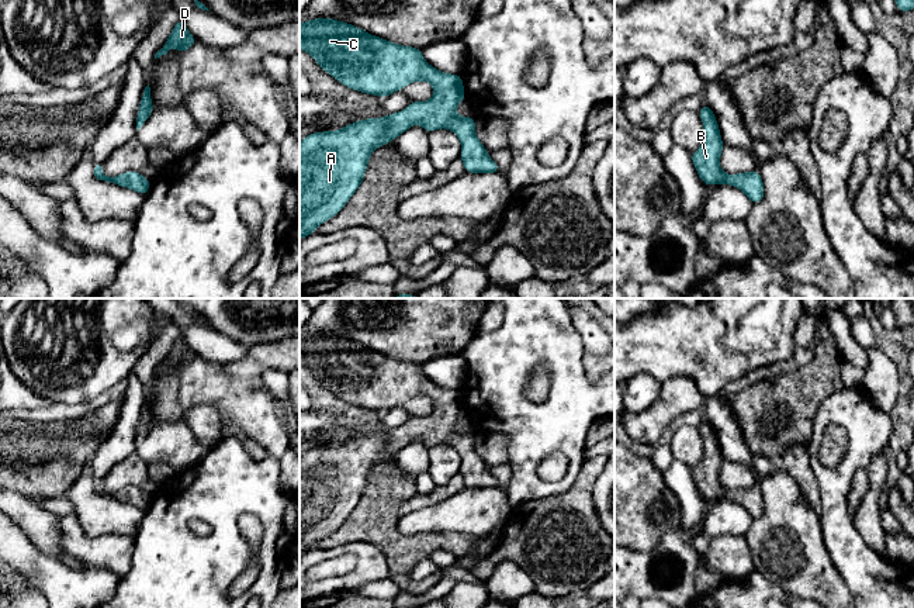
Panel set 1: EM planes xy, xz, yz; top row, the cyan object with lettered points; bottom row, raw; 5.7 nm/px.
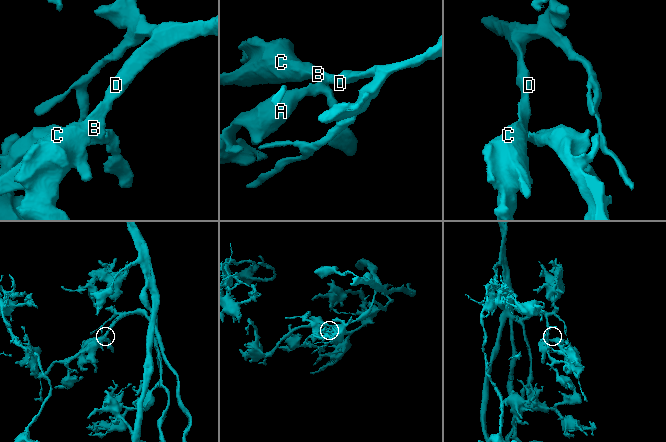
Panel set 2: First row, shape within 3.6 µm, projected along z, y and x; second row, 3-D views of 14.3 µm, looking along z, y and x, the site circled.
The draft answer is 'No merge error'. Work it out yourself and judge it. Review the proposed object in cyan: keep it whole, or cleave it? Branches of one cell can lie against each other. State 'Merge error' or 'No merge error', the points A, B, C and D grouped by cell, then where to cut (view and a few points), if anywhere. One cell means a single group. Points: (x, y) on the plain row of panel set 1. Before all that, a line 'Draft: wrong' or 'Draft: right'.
Draft: right
No merge error. Groups: A B C D. No split

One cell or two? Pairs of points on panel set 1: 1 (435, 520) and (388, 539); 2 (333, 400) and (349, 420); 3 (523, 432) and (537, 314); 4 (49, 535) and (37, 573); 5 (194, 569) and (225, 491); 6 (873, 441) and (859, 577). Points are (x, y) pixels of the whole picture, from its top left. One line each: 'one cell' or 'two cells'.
1: two cells
2: one cell
3: one cell
4: two cells
5: one cell
6: one cell

